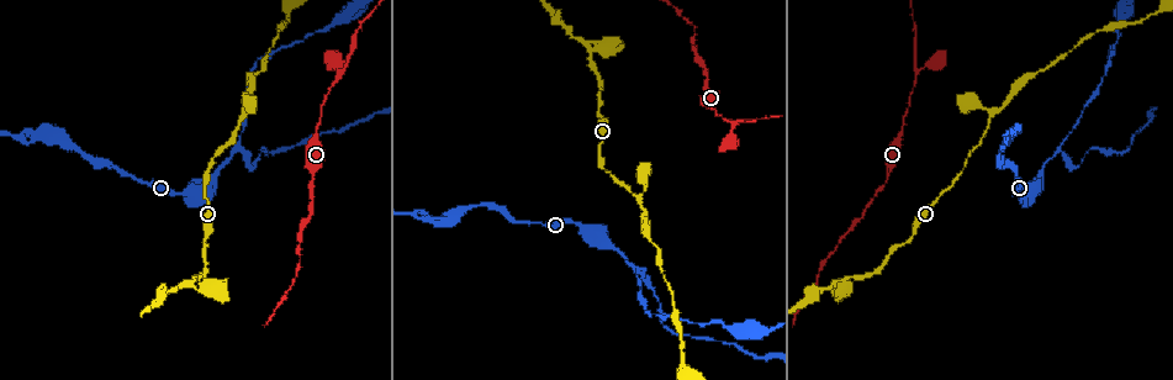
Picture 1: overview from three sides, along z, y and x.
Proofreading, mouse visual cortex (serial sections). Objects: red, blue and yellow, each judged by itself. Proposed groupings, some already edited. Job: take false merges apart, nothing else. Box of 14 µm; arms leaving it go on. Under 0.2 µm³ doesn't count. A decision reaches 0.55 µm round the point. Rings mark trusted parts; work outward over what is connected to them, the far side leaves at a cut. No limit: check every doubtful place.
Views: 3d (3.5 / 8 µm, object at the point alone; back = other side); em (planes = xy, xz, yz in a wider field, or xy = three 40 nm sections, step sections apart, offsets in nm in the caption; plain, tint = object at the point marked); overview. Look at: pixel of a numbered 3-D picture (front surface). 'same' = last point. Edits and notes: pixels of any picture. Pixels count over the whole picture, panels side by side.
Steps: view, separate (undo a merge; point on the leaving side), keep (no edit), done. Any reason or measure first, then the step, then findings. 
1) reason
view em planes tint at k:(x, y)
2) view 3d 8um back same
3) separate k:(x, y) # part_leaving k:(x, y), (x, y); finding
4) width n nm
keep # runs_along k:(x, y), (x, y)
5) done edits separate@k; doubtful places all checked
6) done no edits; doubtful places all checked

sudden change in width
view 3d 3.5um at 1:(734, 123)

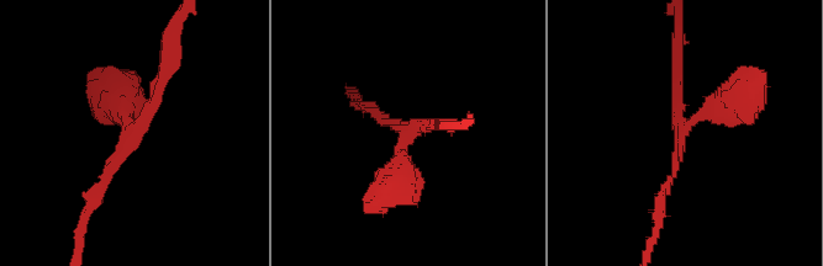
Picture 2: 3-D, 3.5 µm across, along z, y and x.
view em xy step 5 tint at 2:(133, 135)

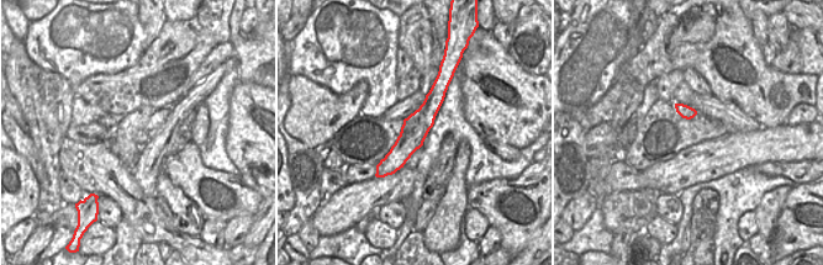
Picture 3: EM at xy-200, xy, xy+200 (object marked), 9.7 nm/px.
keep # runs_along 2:(659, 202), (675, 169), (678, 138), (744, 89); one cell here

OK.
three arms meet
view em xy step 1 tint at 1:(590, 51)

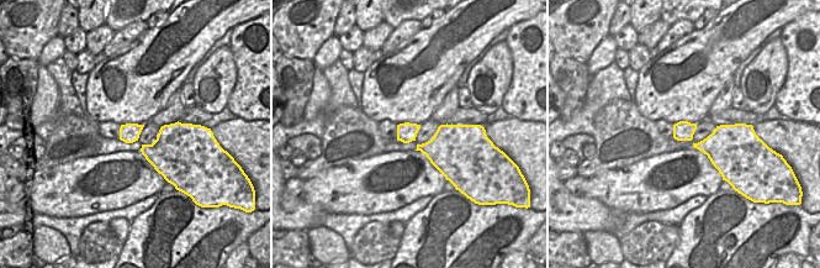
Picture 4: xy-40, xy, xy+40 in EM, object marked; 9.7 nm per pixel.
see where the arms go
view 3d 3.5um same

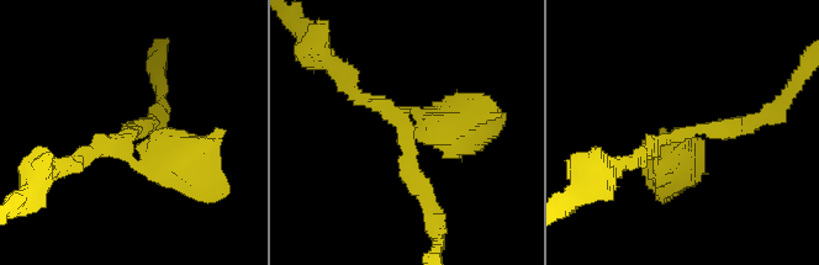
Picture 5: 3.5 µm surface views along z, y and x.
arm_widths 200, 200, 600 nm
keep # runs_along 5:(764, 118), (691, 130), (669, 175); one cell here

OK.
two arms in line, one across
view 3d 8um at 1:(629, 265)

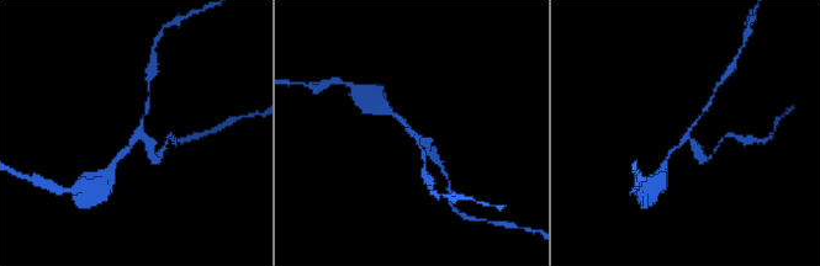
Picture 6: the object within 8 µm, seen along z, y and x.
zoom in
view 3d 3.5um at 6:(687, 135)

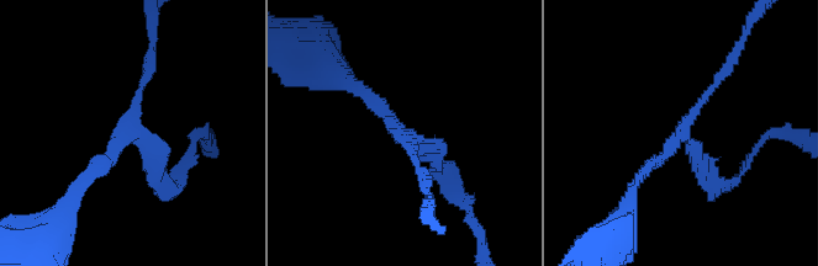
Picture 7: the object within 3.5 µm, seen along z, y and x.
keep # runs_along 7:(632, 186), (680, 137), (727, 69); one cell here

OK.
abrupt turn
view 3d 3.5um at 1:(648, 282)

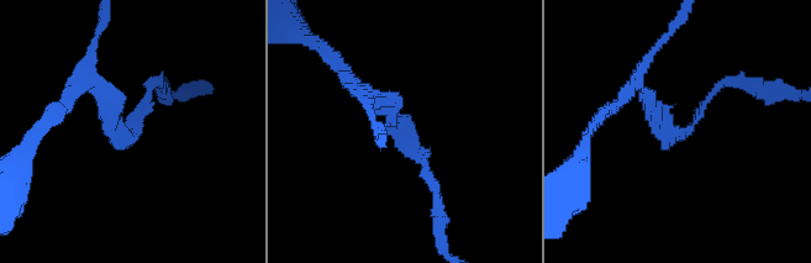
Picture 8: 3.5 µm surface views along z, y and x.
arm_widths 100, 200 nm
view em xy step 5 tint at 8:(402, 133)

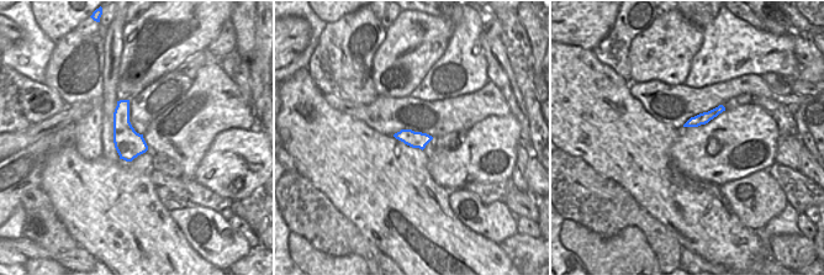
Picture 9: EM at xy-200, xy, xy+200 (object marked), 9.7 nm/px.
keep # runs_along 8:(357, 90), (403, 127), (428, 182); one cell here

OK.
done no edits; doubtful places all checked

